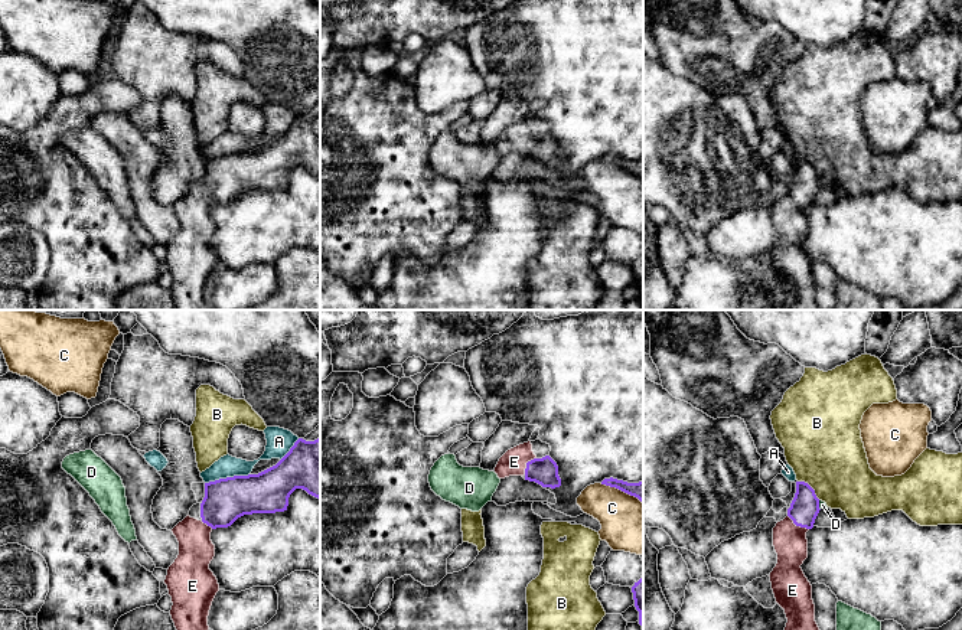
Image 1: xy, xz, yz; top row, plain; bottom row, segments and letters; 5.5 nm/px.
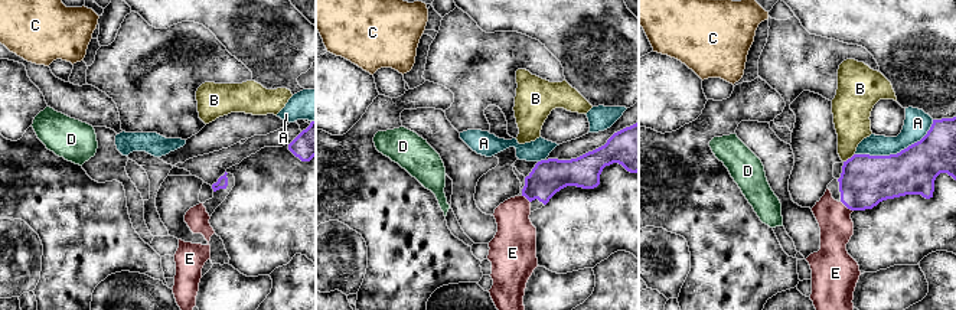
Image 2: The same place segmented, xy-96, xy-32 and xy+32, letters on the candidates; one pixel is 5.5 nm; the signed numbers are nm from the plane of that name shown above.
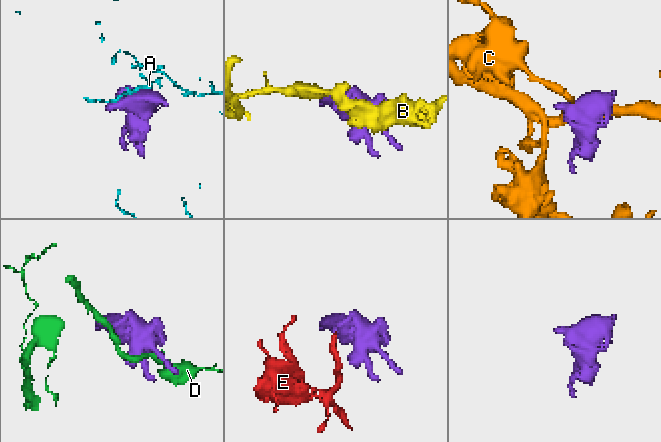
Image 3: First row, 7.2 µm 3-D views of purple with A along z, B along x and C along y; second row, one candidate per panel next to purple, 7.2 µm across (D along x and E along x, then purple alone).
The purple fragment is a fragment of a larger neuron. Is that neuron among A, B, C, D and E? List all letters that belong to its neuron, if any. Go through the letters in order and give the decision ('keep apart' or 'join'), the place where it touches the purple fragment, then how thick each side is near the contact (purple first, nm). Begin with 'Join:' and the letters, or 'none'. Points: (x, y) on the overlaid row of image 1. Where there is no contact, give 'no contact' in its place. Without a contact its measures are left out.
Join: E
A: keep apart; meets purple in xy at (227, 477); 240 nm thick on the purple side, 120 nm on the other
B: keep apart; meets purple in yz at (811, 487); 160 nm thick on the purple side, 440 nm on the other
C: keep apart; meets purple in xz at (622, 490); 100 nm thick on the purple side, 300 nm on the other
D: keep apart; meets purple in yz at (818, 505); 160 nm thick on the purple side, 50 nm on the other
E: join; meets purple in yz at (798, 525); 160 nm thick on the purple side, 190 nm on the other

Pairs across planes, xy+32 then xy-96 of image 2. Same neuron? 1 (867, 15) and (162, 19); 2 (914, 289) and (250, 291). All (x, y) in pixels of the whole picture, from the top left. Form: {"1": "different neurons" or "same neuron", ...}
{"1": "same neuron", "2": "same neuron"}

